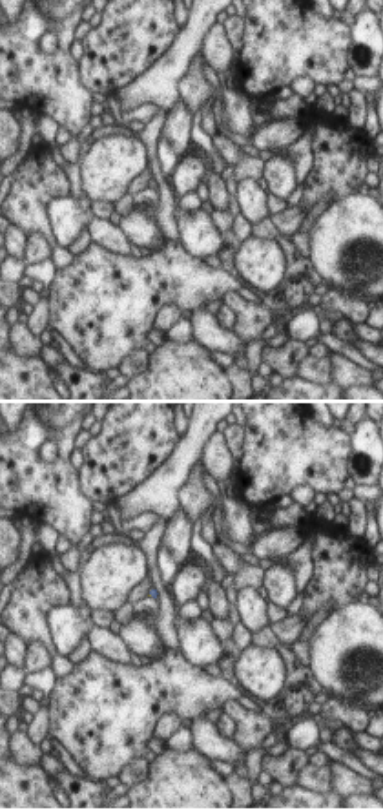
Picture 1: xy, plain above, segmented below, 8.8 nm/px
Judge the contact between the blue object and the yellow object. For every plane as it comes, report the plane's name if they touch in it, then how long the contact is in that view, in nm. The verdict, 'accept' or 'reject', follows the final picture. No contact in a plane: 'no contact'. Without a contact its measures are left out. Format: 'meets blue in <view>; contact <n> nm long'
no contact

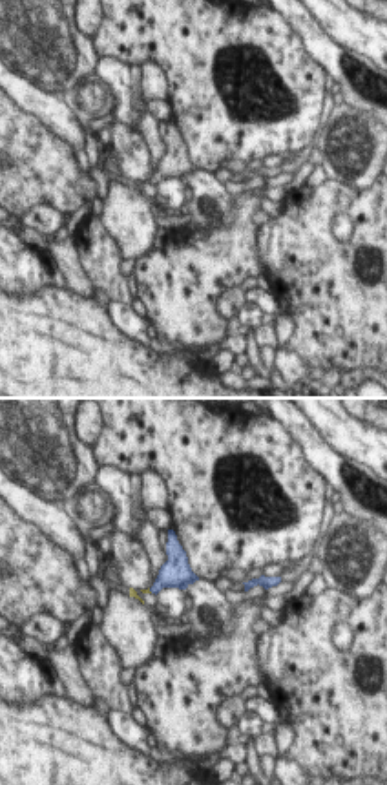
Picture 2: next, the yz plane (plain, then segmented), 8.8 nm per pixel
meets blue in yz; contact 60 nm long

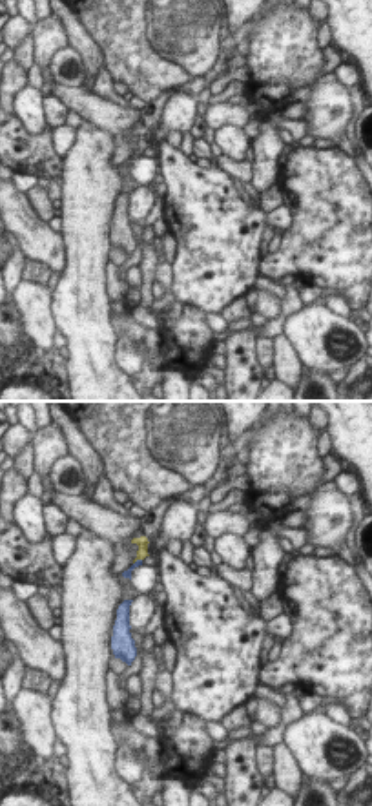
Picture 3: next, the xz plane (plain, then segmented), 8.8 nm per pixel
meets blue in xz; contact 100 nm long

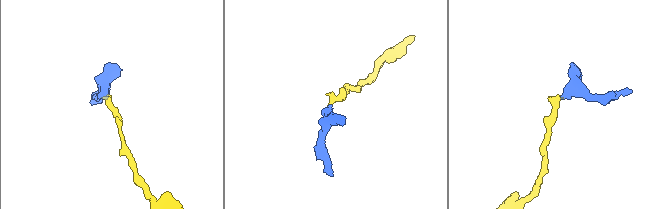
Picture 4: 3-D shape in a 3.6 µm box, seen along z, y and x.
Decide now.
accept

